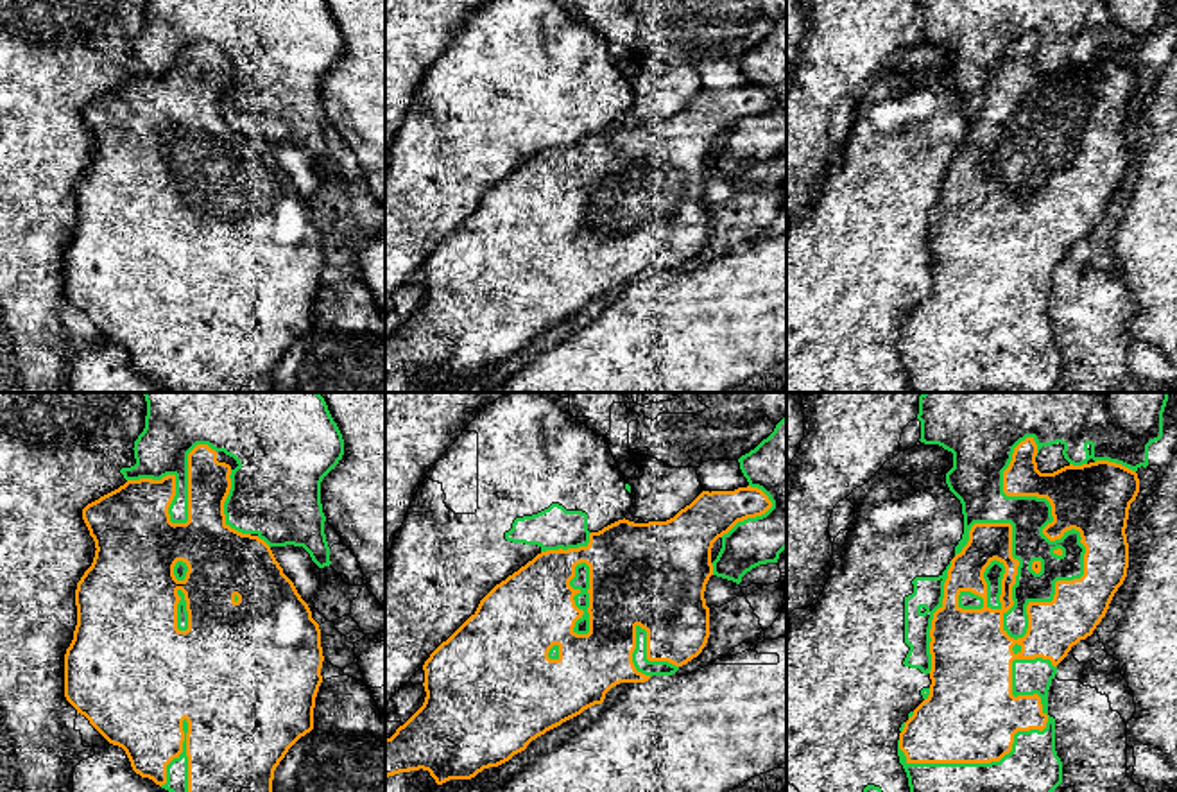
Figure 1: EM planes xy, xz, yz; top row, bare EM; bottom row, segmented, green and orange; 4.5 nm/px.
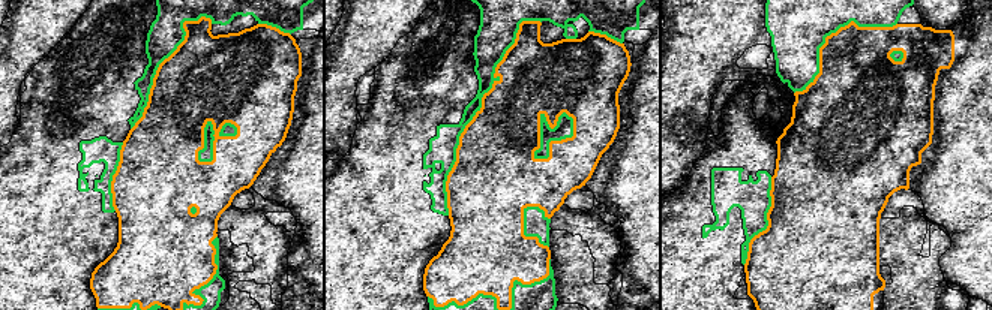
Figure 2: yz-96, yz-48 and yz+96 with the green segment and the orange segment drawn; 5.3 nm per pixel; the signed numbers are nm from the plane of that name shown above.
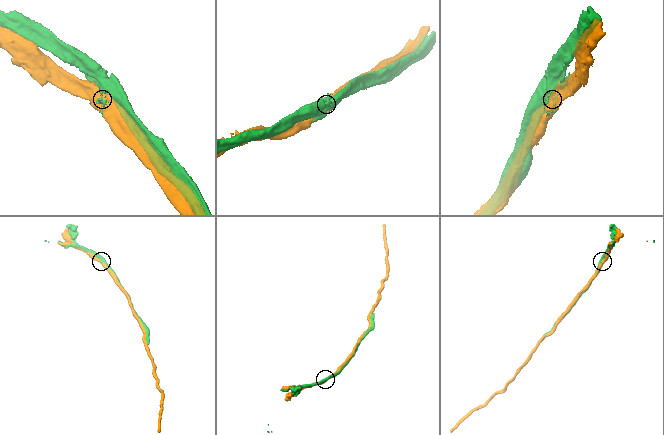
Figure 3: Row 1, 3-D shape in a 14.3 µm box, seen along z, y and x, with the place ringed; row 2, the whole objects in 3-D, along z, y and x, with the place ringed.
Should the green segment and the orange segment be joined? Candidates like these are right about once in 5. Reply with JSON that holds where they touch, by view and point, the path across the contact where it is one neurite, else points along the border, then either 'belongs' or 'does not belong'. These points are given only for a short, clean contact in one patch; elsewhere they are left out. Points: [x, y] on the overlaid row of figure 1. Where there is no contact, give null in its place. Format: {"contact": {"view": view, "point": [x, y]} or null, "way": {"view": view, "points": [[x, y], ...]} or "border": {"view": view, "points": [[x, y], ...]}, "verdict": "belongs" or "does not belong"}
{"contact": {"view": "yz", "point": [1073, 529]}, "verdict": "does not belong"}

